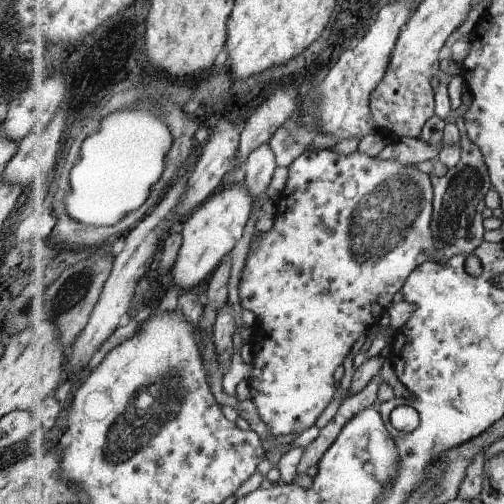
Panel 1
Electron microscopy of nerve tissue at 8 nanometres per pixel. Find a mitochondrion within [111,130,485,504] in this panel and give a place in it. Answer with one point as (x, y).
(383, 217)

